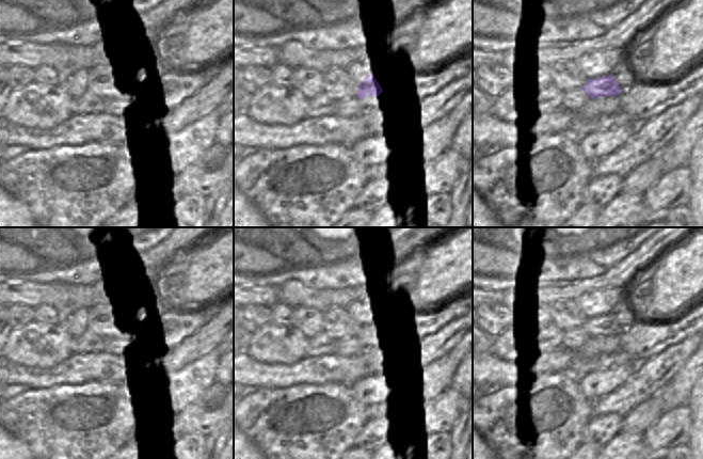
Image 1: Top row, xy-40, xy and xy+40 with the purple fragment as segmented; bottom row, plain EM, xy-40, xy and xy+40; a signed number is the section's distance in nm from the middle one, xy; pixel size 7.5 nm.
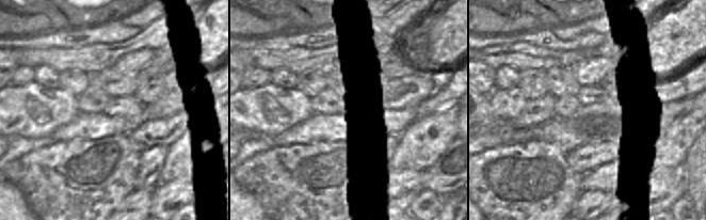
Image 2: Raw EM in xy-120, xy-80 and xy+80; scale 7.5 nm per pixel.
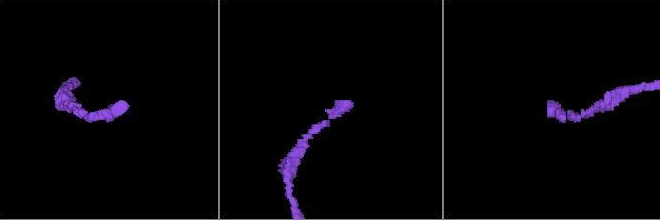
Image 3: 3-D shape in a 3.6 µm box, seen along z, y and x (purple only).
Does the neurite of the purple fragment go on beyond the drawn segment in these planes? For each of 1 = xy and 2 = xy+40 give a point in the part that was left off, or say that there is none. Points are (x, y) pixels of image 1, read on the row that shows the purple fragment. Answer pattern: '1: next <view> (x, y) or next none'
1: next none
2: next none

